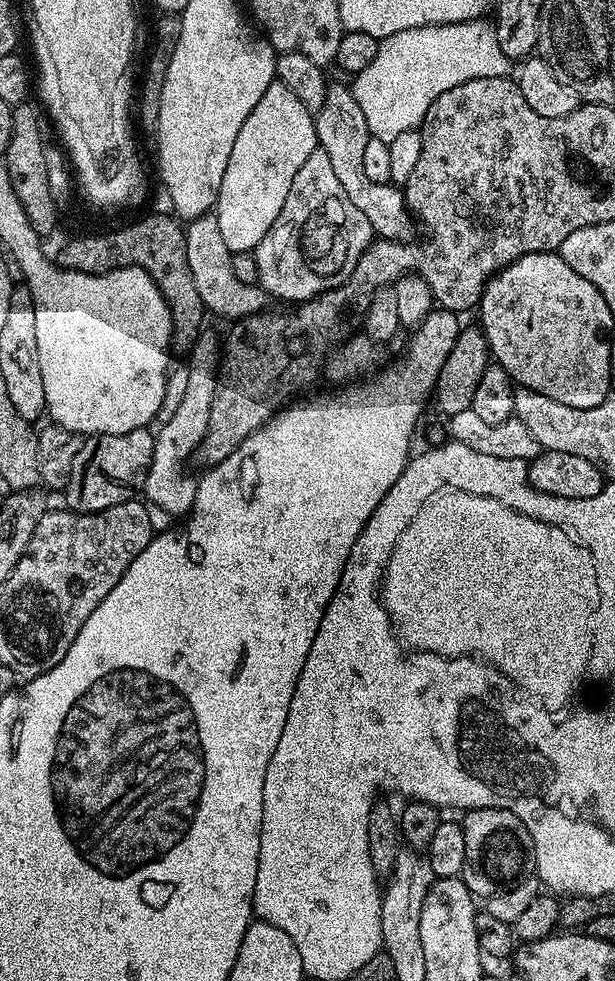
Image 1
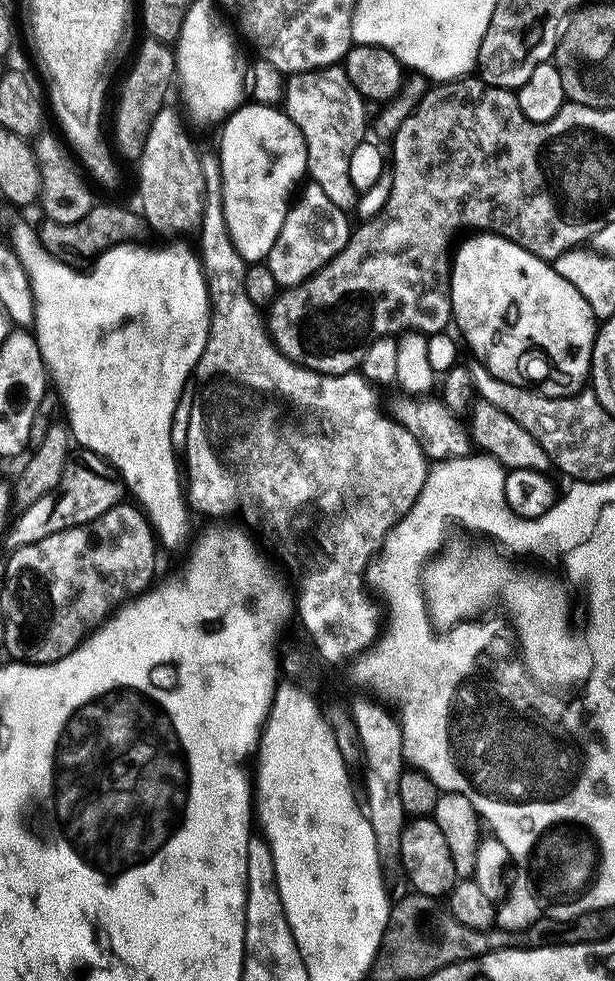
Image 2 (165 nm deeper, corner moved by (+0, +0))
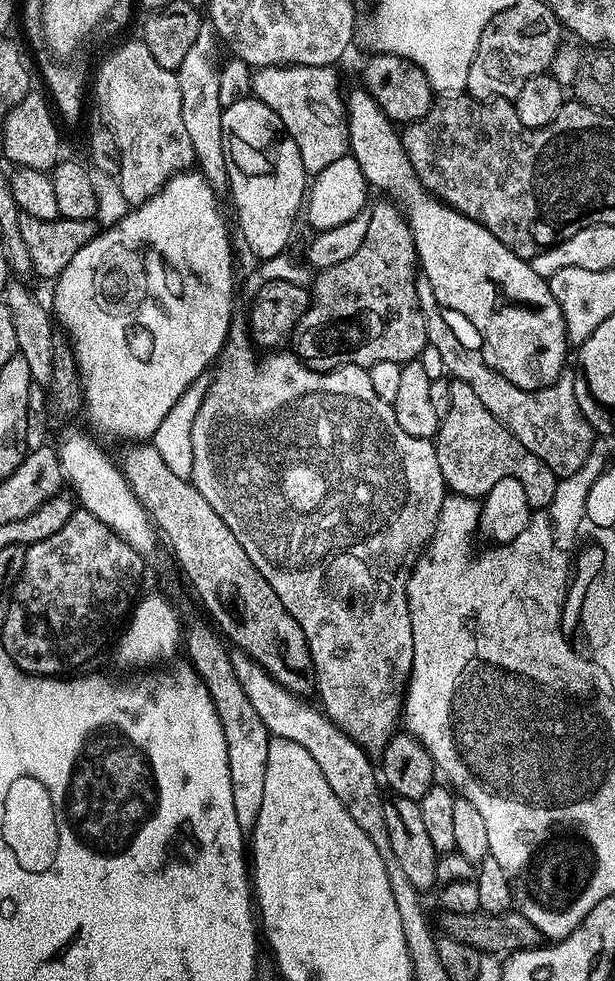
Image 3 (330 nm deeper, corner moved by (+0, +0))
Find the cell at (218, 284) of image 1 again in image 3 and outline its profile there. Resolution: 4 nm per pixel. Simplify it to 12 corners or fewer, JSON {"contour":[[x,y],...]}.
{"contour":[[136,38],[96,72],[129,206],[193,167],[182,90]]}

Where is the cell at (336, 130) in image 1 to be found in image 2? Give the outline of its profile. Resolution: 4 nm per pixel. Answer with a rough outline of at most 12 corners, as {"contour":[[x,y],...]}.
{"contour":[[343,67],[294,72],[283,111],[306,142],[307,175],[355,209],[350,156],[364,97]]}

